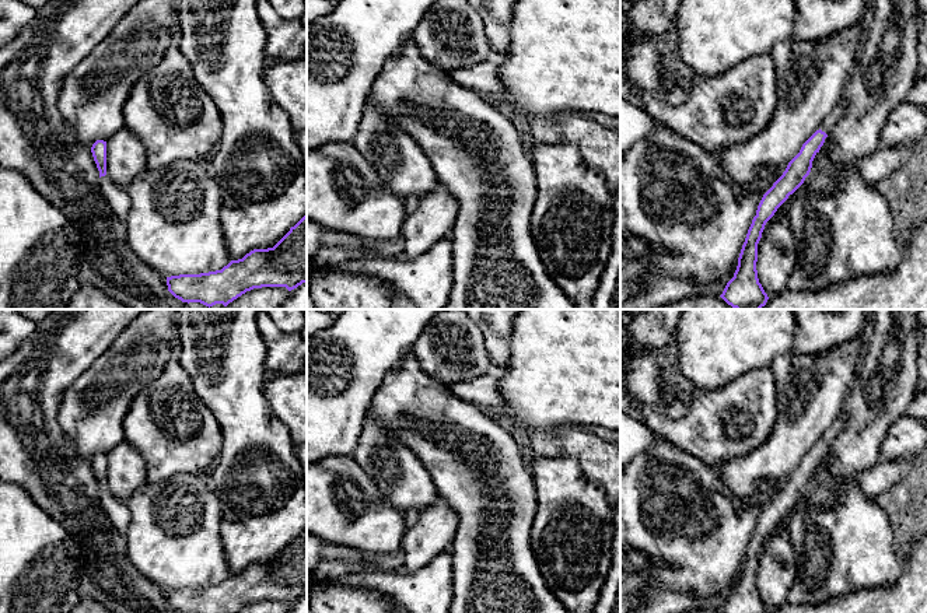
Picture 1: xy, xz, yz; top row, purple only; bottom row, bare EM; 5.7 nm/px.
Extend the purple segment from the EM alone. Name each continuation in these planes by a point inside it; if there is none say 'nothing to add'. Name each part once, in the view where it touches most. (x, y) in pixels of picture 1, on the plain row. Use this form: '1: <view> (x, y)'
1: yz (838, 426)

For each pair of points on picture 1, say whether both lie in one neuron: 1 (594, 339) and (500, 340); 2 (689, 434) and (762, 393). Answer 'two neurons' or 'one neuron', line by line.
1: two neurons
2: one neuron

